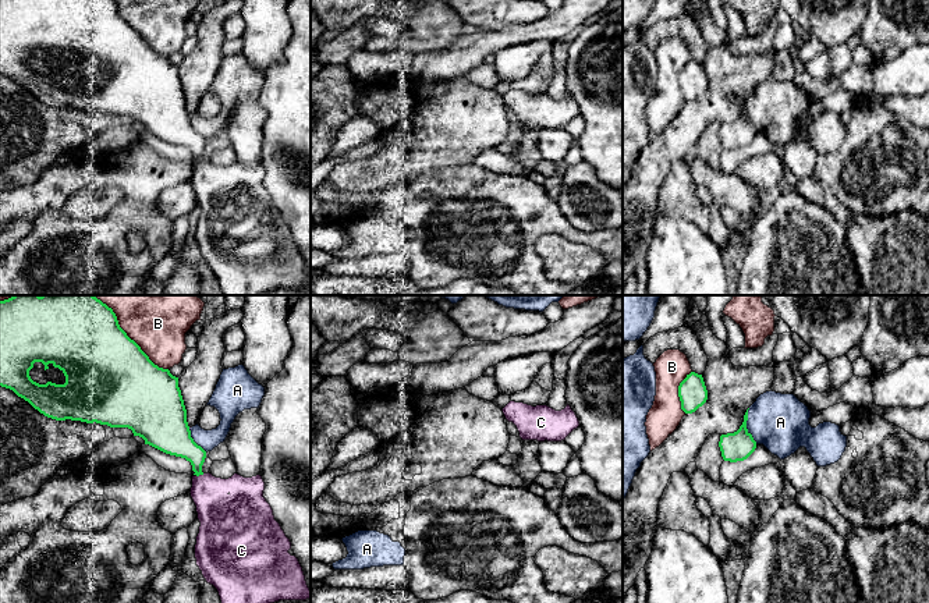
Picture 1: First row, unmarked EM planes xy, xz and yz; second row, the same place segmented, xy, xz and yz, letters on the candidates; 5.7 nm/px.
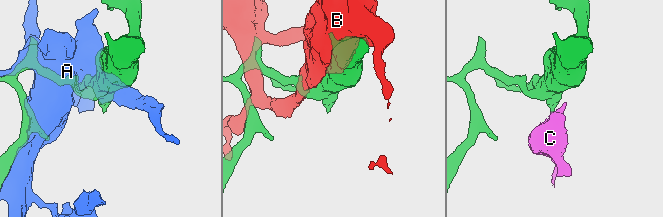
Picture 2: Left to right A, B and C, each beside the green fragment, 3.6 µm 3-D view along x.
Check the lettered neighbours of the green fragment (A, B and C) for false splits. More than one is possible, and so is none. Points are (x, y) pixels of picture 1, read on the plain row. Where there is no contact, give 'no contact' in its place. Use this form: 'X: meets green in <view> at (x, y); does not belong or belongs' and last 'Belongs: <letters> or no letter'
A: meets green in yz at (745, 114); does not belong
B: meets green in xy at (137, 32); does not belong
C: meets green in xy at (199, 162); belongs
Belongs: C

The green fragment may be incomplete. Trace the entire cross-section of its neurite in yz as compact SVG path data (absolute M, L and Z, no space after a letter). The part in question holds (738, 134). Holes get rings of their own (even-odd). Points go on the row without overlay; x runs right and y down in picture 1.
M748 97L744 110L734 121L720 124L719 135L724 149L737 150L747 148L756 136L756 130L747 117Z

